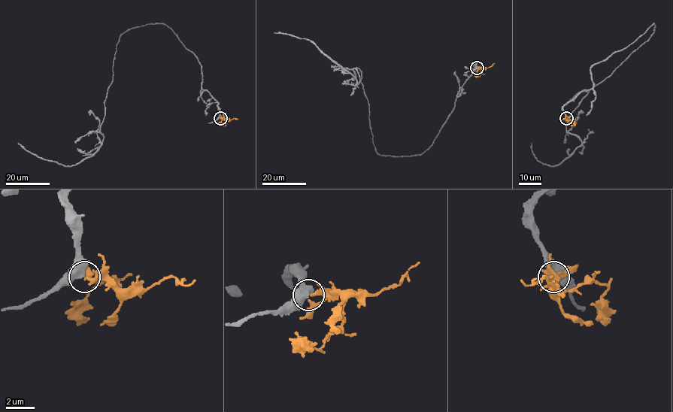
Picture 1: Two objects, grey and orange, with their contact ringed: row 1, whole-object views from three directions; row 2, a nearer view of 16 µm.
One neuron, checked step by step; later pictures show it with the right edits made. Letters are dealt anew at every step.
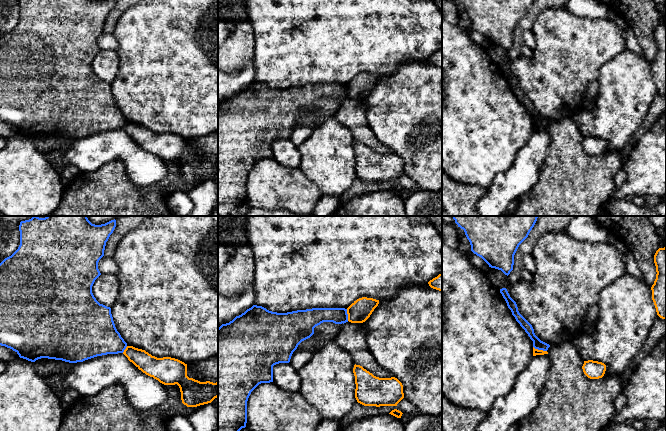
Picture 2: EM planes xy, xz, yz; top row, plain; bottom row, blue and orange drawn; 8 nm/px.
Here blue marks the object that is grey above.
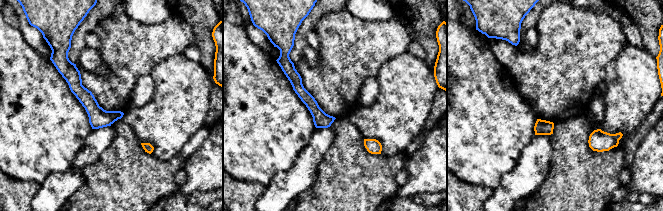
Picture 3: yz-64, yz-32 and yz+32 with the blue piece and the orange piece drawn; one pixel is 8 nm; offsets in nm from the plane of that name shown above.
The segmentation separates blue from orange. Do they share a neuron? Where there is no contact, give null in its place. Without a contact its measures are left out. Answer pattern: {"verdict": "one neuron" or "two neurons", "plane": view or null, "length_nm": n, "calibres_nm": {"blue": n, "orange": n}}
{"verdict": "two neurons", "plane": "yz", "length_nm": 120, "calibres_nm": {"blue": 80, "orange": 50}}

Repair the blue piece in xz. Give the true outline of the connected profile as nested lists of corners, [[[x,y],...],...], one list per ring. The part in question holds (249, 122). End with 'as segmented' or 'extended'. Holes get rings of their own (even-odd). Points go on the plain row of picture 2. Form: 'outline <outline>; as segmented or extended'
outline [[[253,81],[232,97],[218,104],[218,216],[231,216],[247,199],[247,177],[251,168],[261,159],[273,158],[273,142],[289,139],[298,121],[314,110],[314,104],[323,98],[348,98],[345,84],[312,84],[277,89]]]; as segmented

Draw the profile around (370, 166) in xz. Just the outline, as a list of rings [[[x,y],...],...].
[[[354,141],[355,174],[364,182],[397,182],[404,174],[403,161],[395,153],[379,154],[360,141]]]

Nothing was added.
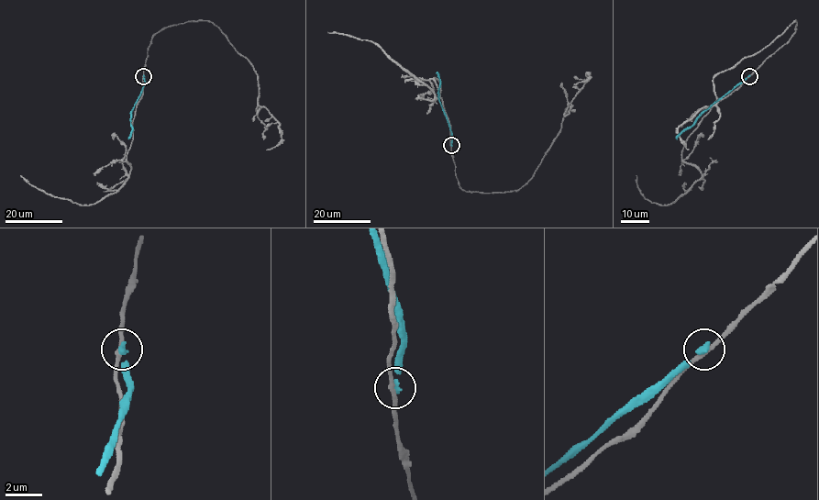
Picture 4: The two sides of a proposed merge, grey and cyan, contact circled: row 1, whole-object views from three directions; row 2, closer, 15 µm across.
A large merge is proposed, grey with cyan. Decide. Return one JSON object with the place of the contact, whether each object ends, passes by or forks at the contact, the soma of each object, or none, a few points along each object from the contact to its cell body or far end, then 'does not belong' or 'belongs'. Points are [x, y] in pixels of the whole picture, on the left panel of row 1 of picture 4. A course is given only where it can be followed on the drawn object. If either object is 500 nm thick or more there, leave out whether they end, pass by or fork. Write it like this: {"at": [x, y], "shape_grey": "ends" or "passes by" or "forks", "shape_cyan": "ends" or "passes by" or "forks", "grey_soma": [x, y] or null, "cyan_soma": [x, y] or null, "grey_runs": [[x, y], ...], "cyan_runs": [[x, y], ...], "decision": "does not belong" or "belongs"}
{"at": [143, 76], "shape_grey": "passes by", "shape_cyan": "ends", "grey_soma": null, "cyan_soma": null, "grey_runs": [[143, 76], [157, 33], [211, 21], [252, 66], [258, 103], [278, 121], [281, 140], [266, 150]], "cyan_runs": [[143, 75], [145, 84], [132, 110], [132, 132], [128, 138]], "decision": "does not belong"}

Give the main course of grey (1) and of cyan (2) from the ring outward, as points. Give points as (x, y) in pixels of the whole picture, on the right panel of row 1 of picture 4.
1: (748, 76), (785, 44), (796, 21), (713, 80), (716, 103), (702, 106), (678, 129), (689, 150)
2: (748, 75), (704, 110), (676, 138)

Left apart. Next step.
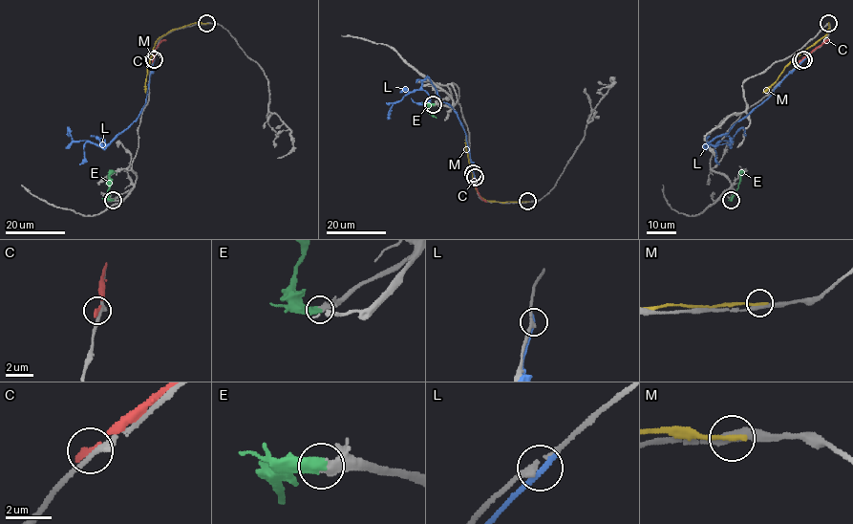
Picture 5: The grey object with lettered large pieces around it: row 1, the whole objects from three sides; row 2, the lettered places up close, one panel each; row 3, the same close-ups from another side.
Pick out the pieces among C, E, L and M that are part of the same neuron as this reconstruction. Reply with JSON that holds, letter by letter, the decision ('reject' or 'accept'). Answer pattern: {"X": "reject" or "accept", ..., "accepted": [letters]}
{"C": "reject", "E": "accept", "L": "reject", "M": "reject", "accepted": ["E"]}

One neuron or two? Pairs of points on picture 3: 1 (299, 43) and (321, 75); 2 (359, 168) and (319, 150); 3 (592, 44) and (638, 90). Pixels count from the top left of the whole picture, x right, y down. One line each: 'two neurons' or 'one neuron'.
1: two neurons
2: two neurons
3: two neurons

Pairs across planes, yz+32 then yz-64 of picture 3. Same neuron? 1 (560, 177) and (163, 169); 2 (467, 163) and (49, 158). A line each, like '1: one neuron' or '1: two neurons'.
1: one neuron
2: one neuron

